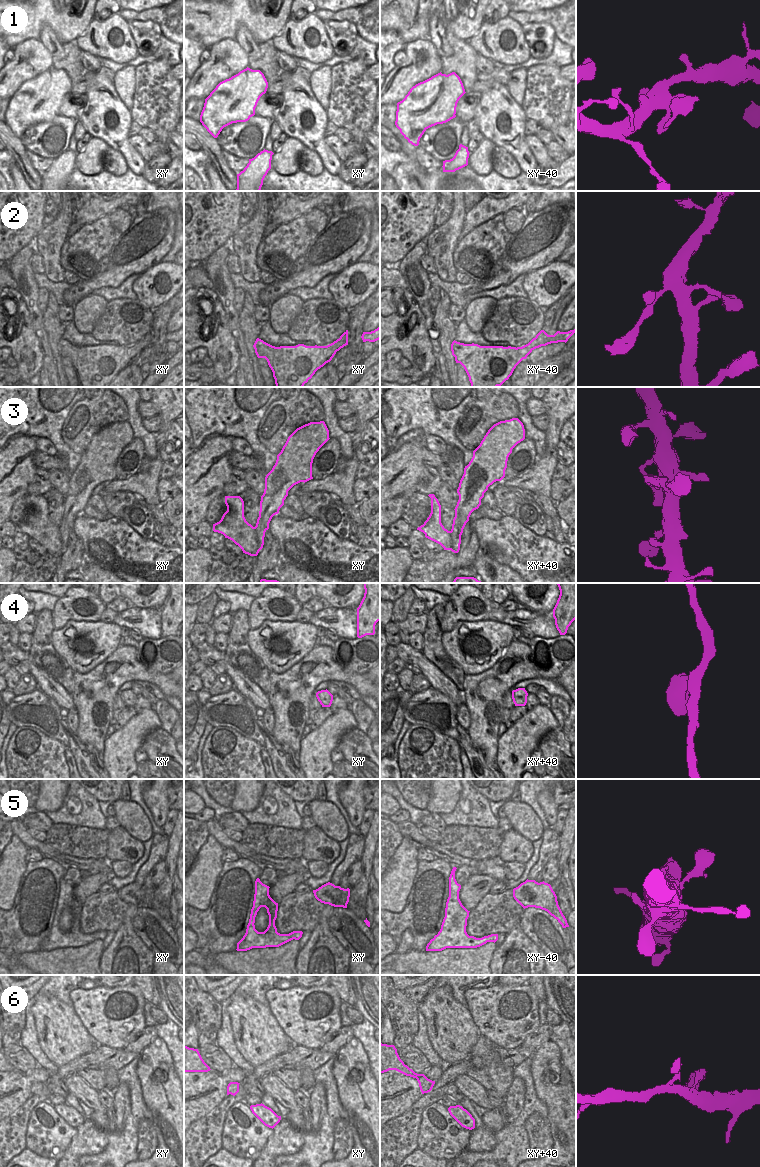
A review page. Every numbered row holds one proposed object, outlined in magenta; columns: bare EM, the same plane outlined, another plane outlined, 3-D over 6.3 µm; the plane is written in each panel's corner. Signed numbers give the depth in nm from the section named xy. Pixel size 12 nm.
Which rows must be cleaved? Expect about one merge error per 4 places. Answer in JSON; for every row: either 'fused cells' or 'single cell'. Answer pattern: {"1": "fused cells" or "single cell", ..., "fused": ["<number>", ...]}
{"1": "single cell", "2": "single cell", "3": "single cell", "4": "single cell", "5": "single cell", "6": "single cell", "fused": []}

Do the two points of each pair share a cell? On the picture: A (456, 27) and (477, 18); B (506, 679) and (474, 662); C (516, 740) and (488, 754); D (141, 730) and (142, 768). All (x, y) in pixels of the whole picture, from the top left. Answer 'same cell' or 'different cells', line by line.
A: same cell
B: different cells
C: different cells
D: different cells

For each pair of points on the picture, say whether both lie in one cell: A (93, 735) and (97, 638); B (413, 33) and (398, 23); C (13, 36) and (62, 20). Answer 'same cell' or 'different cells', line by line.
A: different cells
B: same cell
C: same cell

